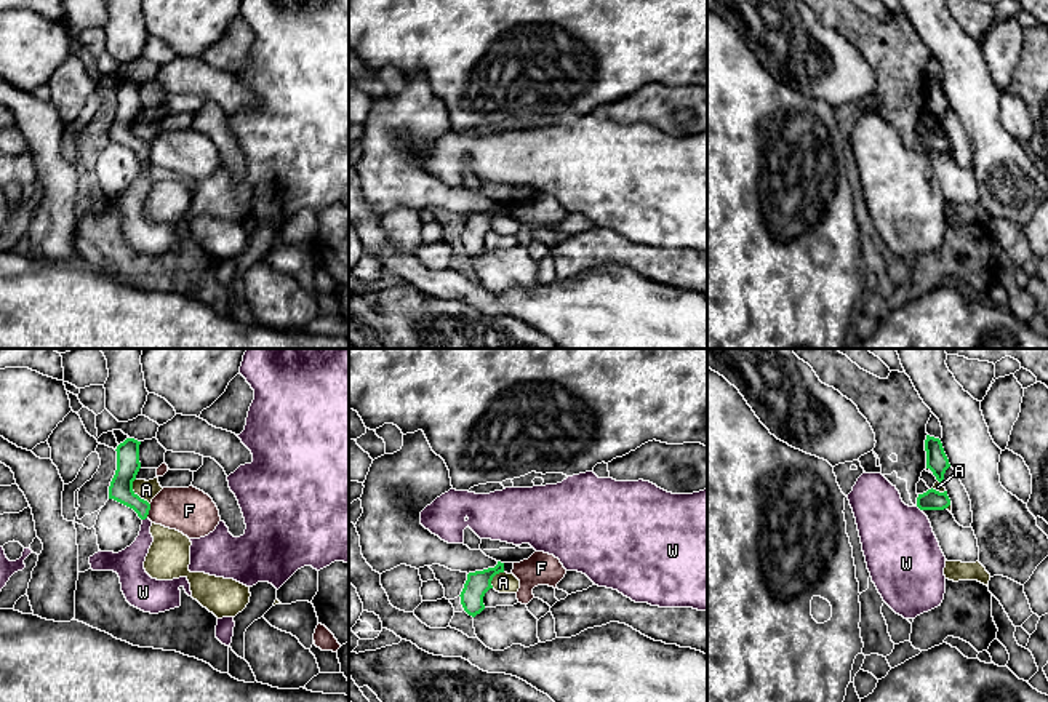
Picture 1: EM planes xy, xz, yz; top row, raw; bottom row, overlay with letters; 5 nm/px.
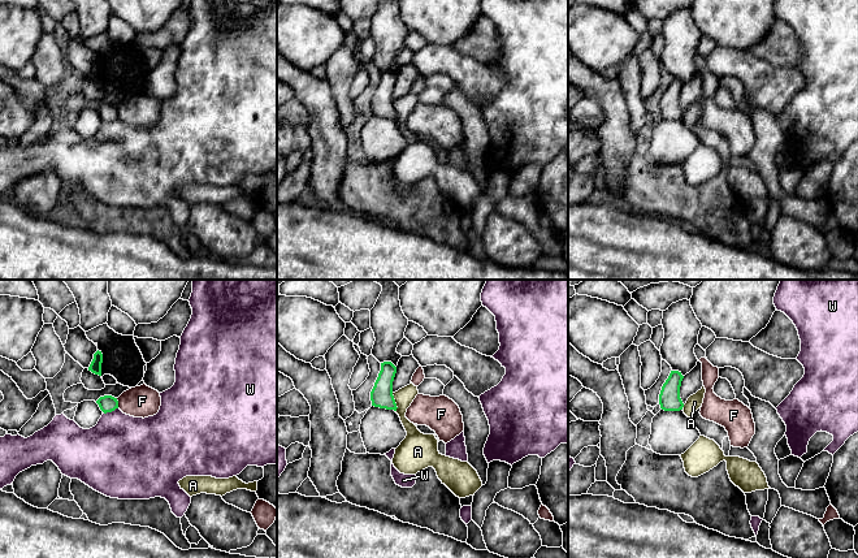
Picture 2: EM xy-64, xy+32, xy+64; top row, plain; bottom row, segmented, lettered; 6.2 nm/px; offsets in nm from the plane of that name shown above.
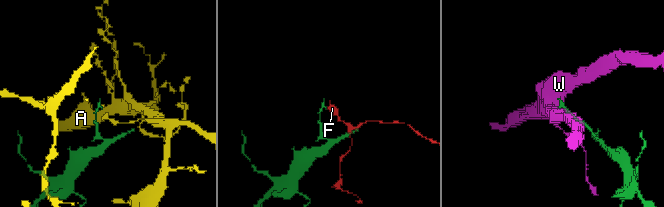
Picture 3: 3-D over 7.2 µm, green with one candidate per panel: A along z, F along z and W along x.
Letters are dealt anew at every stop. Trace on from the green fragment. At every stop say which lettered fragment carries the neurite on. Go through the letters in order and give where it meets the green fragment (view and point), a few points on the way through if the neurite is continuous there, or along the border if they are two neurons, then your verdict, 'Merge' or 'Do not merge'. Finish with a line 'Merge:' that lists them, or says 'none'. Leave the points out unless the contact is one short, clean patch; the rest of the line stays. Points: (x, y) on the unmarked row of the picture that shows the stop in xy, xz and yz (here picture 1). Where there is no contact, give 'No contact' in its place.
A: Touches green at xy (136, 136). Boundary: xy (135, 120), (133, 131), (149, 146). Do not merge
F: Touches green at xy (149, 151). Boundary: xy (151, 146), (146, 159). Do not merge
W: Touches green at xy (144, 160). Boundary: xy (146, 159), (143, 162). Do not merge
Merge: none

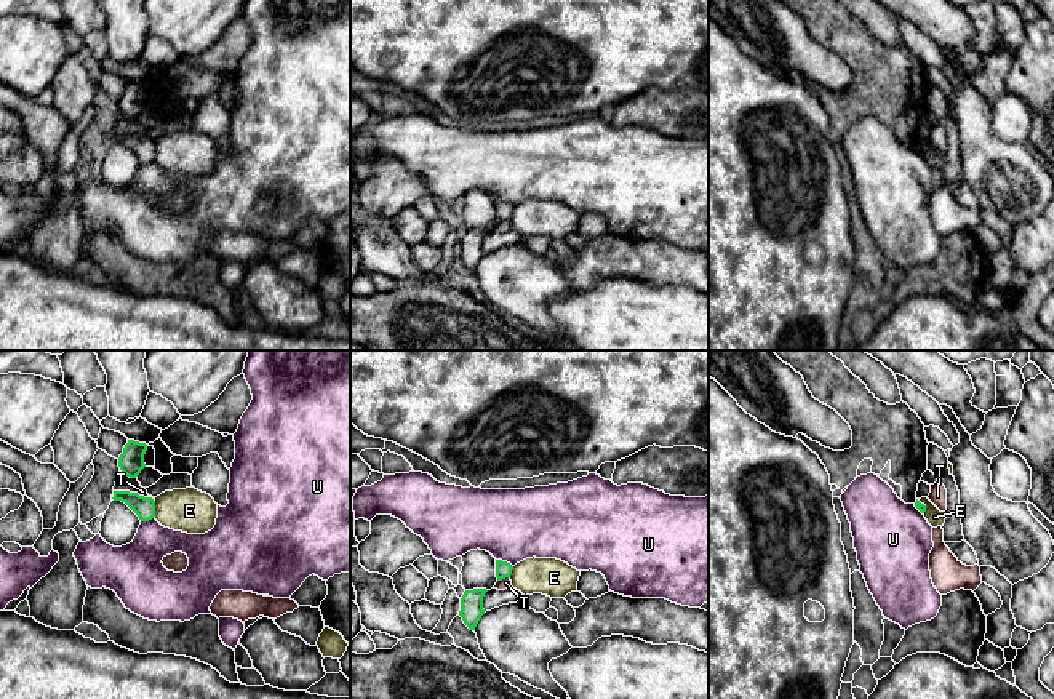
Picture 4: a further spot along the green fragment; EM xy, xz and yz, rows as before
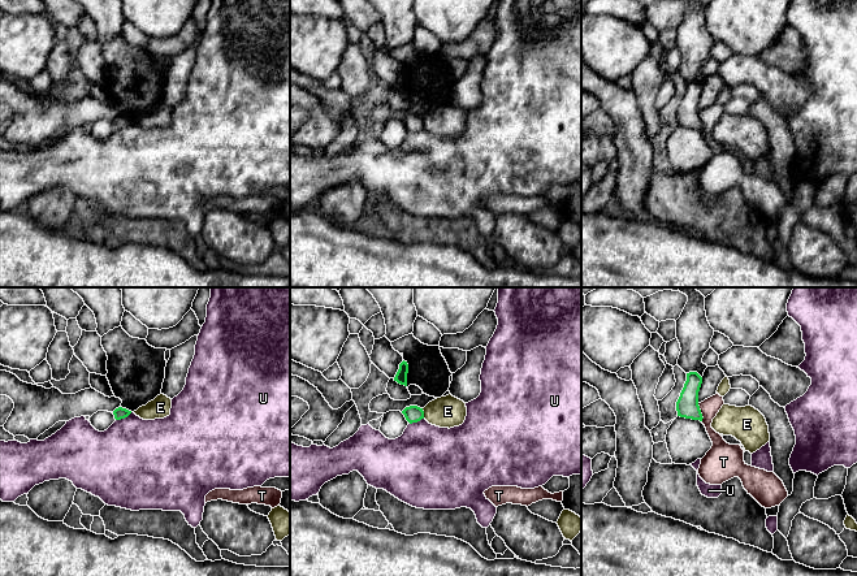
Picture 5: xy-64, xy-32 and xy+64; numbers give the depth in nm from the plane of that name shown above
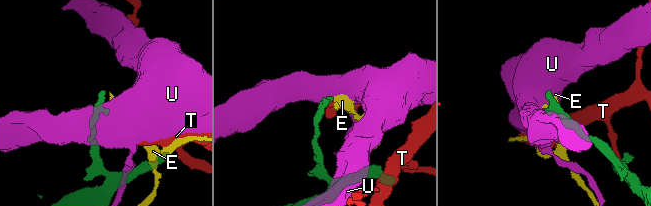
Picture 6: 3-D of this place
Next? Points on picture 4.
E: Touches green at xy (154, 151). Boundary: xy (152, 141), (154, 159). Do not merge
T: Touches green at xz (503, 219). Boundary: xz (509, 218), (498, 223). Do not merge
U: Touches green at xz (504, 203). Boundary: xz (496, 200), (506, 202), (512, 208). Do not merge
Merge: none

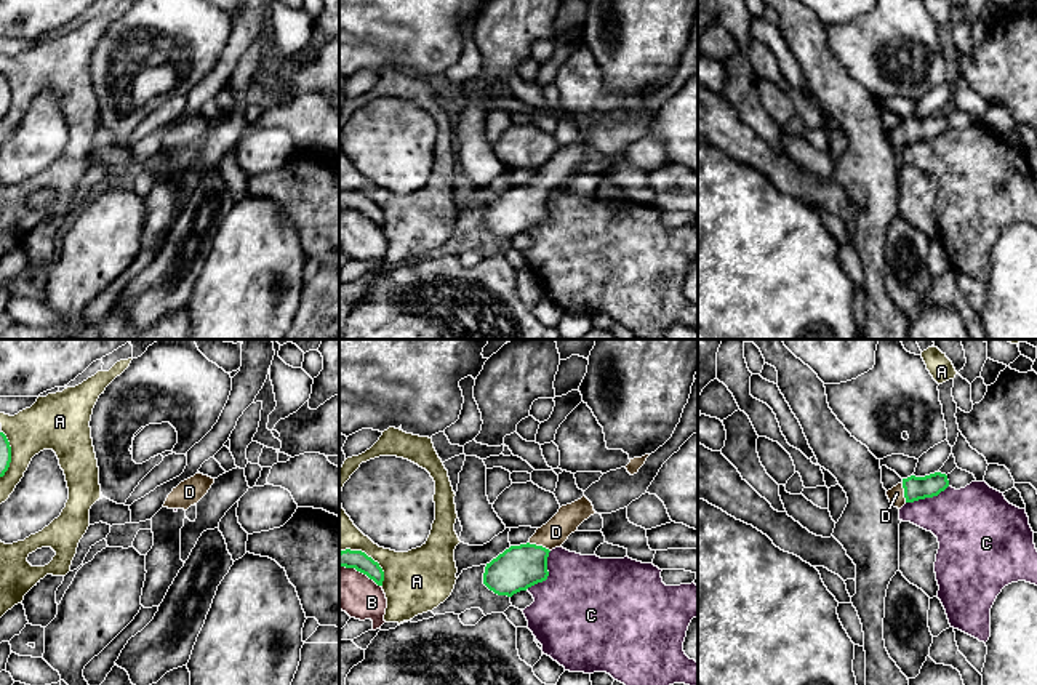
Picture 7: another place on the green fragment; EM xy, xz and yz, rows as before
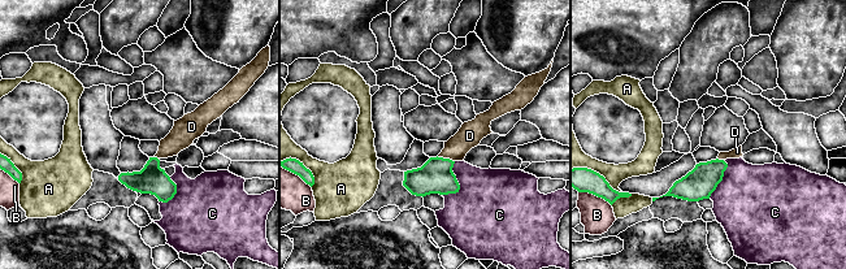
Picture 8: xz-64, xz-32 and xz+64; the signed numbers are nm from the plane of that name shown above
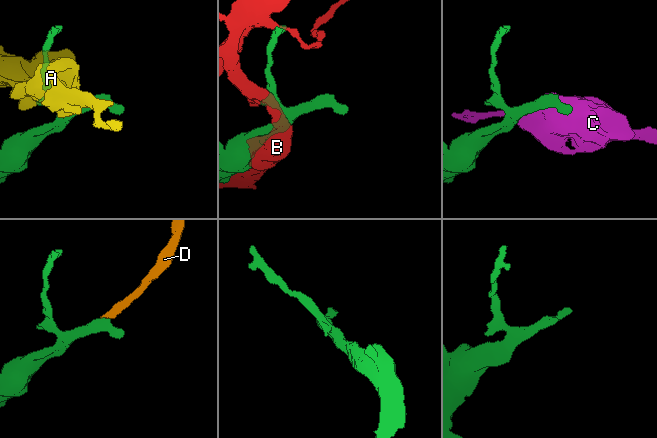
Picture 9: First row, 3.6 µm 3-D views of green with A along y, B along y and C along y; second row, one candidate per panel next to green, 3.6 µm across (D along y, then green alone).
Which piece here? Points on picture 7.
A: Touches green at xz (370, 199). Do not merge
B: Touches green at xz (360, 213). Do not merge
C: Touches green at xz (548, 216). Do not merge
D: Touches green at xz (540, 188). Path across: xz (519, 208), (540, 188), (556, 173). Merge
Merge: D

